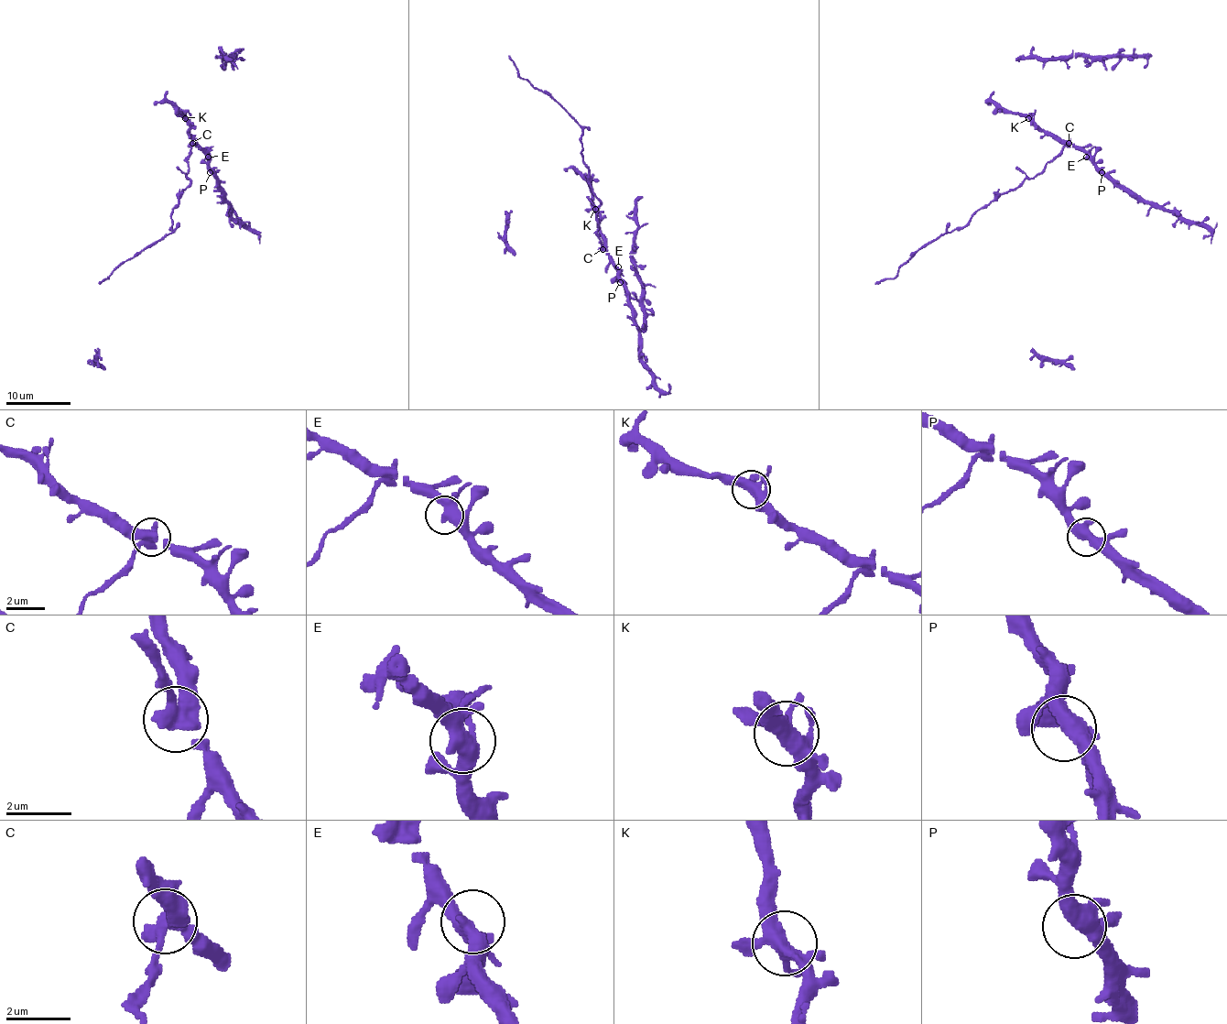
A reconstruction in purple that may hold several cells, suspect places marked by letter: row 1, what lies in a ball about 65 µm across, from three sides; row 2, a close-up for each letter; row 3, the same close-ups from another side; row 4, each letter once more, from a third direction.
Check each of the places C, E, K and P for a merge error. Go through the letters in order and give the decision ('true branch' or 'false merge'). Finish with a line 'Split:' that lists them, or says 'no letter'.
C: false merge
E: true branch
K: true branch
P: true branch
Split: C

